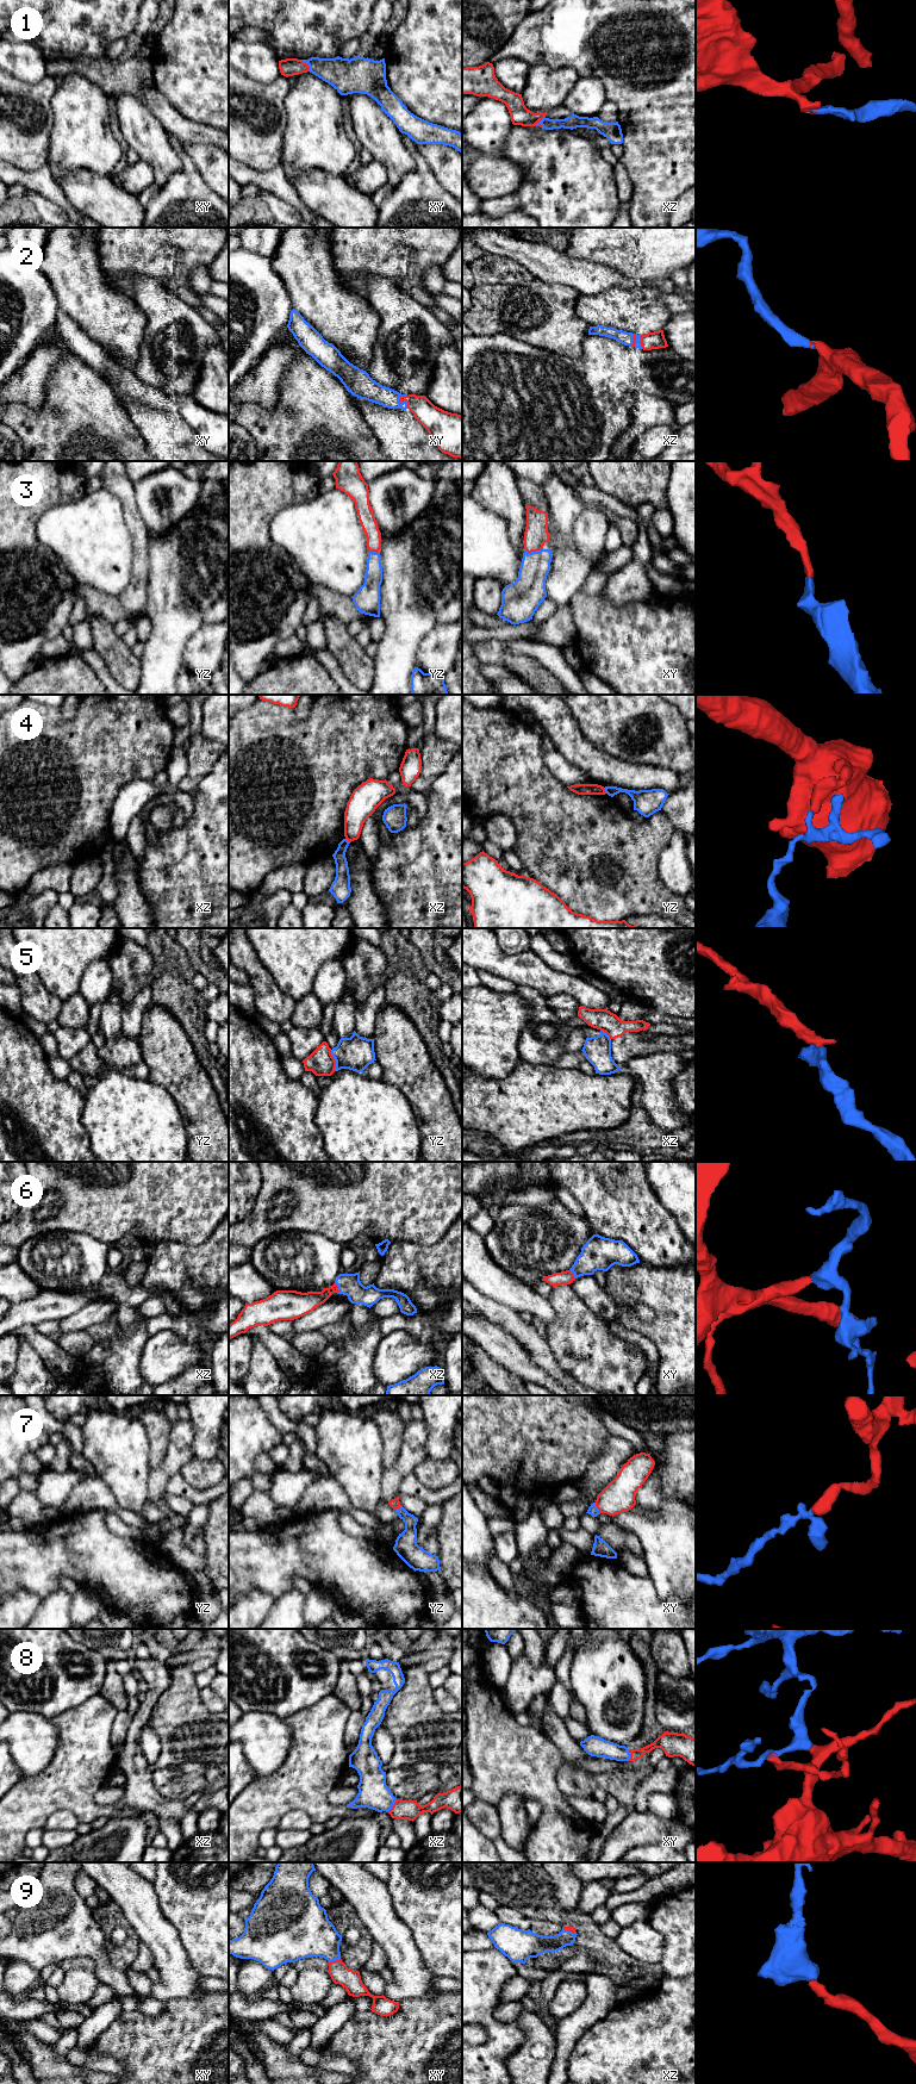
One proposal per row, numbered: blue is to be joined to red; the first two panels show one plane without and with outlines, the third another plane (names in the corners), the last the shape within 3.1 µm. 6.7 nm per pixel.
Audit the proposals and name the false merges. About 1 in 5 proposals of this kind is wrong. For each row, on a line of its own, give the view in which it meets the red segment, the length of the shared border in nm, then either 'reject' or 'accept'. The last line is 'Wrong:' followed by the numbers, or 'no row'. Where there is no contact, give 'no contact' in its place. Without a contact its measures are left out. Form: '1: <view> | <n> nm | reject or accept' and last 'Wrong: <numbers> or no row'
1: xz | 90 nm | accept
2: xy | 110 nm | accept
3: xy | 120 nm | accept
4: yz | 50 nm | reject
5: yz | 150 nm | reject
6: xz | 80 nm | accept
7: xy | 80 nm | accept
8: xz | 110 nm | accept
9: xy | 90 nm | accept
Wrong: 4, 5

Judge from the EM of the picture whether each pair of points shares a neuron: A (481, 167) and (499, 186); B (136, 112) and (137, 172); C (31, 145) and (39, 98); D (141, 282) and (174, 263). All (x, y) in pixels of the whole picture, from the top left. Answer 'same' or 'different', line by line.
A: same
B: different
C: same
D: different

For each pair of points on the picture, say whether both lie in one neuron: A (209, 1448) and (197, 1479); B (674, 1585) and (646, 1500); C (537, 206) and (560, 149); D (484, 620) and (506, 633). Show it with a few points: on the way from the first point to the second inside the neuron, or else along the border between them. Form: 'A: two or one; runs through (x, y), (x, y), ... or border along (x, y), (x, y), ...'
A: two; border along (193, 1455), (199, 1459), (216, 1457)
B: two; border along (675, 1498), (664, 1497), (658, 1506), (649, 1510)
C: one; runs through (552, 192), (560, 184), (560, 163)
D: two; border along (510, 623), (477, 627)

